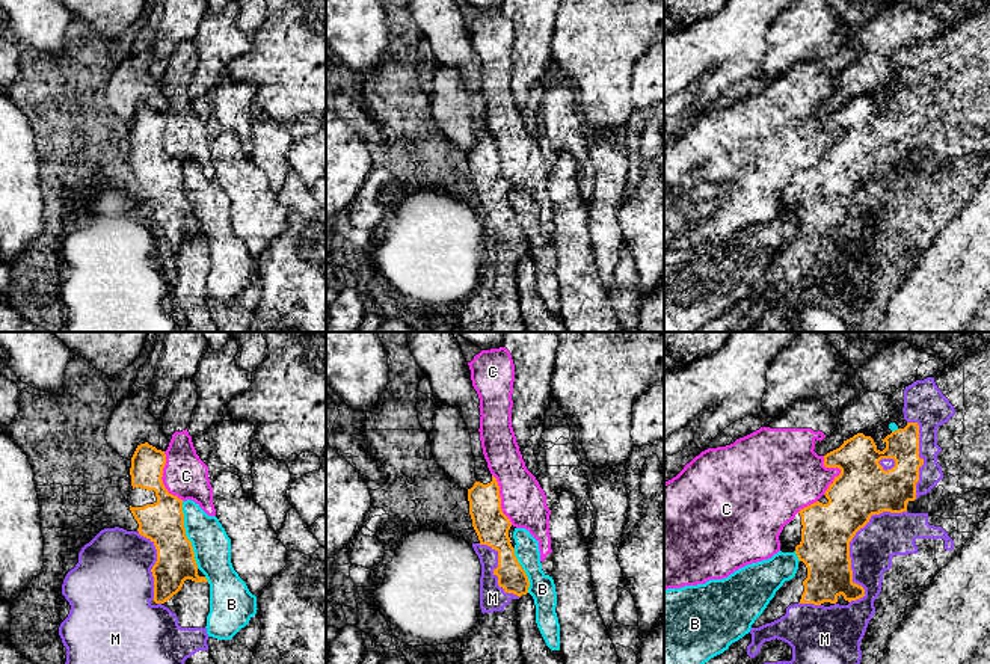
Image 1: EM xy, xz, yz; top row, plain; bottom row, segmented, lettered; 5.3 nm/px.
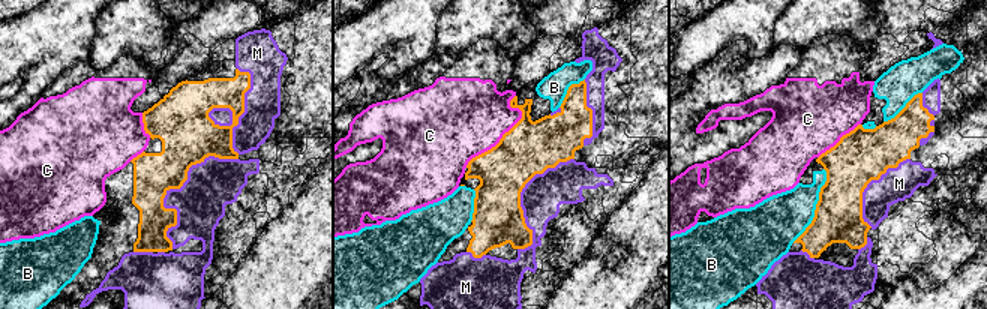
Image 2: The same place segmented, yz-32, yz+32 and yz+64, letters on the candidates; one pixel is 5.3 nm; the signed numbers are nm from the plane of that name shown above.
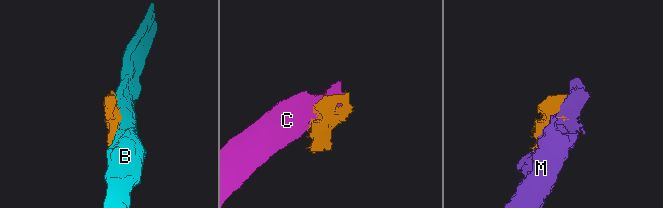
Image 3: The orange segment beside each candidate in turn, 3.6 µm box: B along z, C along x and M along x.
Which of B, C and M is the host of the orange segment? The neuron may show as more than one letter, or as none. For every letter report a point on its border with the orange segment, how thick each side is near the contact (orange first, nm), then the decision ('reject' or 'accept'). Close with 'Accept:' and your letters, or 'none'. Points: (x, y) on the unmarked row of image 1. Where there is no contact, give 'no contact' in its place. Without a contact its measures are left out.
B: xy (184, 196) | 220/200 nm | reject
C: xy (160, 141) | 220/240 nm | reject
M: yz (848, 209) | 280/240 nm | reject
Accept: none

